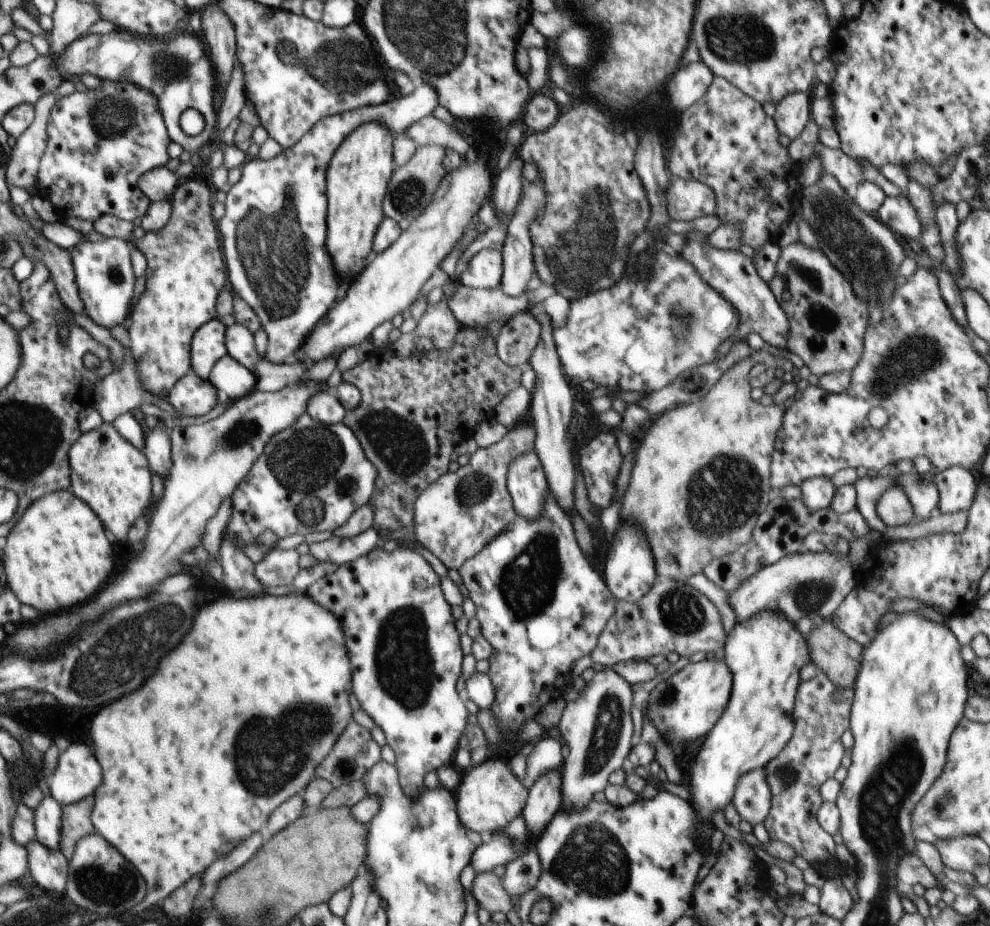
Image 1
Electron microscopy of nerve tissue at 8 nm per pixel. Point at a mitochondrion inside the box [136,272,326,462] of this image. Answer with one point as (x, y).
(241, 433)

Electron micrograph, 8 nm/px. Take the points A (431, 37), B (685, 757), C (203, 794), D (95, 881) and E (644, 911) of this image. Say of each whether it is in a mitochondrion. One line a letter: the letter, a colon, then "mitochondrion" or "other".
A: mitochondrion
B: other
C: other
D: mitochondrion
E: other

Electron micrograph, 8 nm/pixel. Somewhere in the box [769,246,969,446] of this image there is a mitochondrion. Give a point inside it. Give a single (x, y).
(921, 354)

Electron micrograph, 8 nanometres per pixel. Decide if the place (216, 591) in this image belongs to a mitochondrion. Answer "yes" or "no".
no

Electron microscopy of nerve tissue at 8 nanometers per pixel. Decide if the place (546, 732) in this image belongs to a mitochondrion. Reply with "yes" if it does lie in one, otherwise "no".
no

